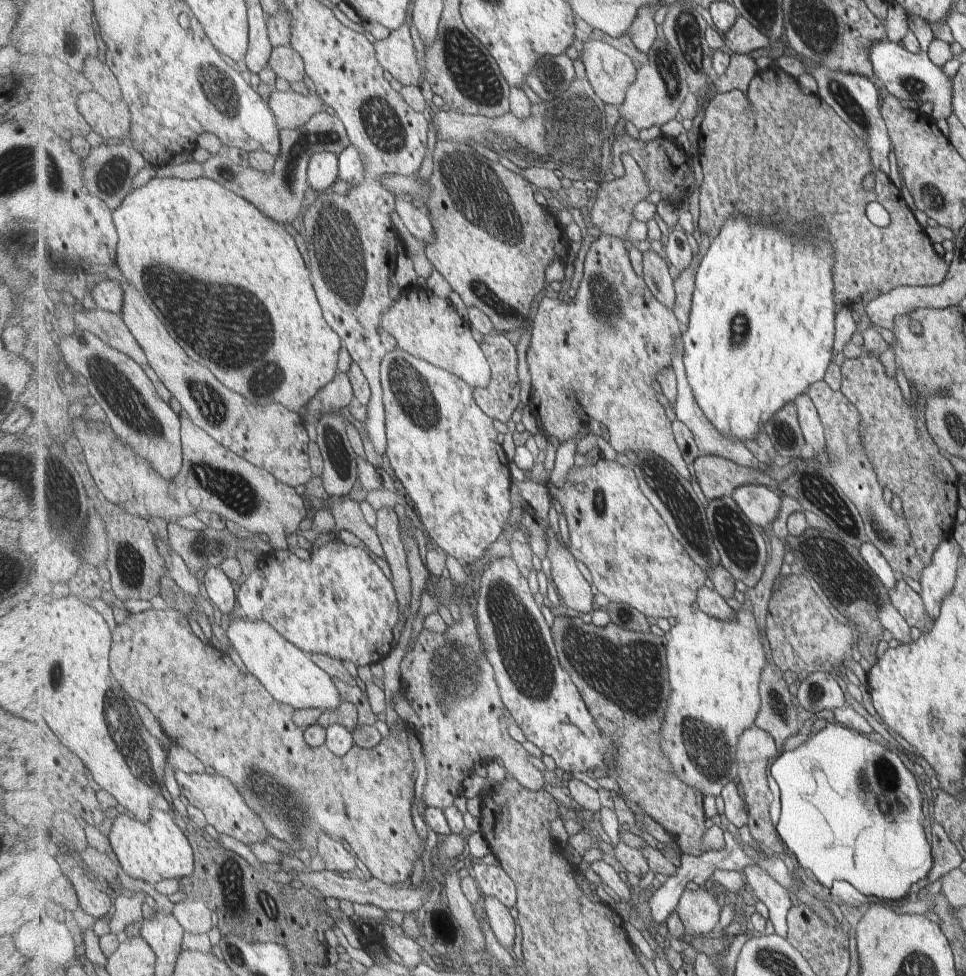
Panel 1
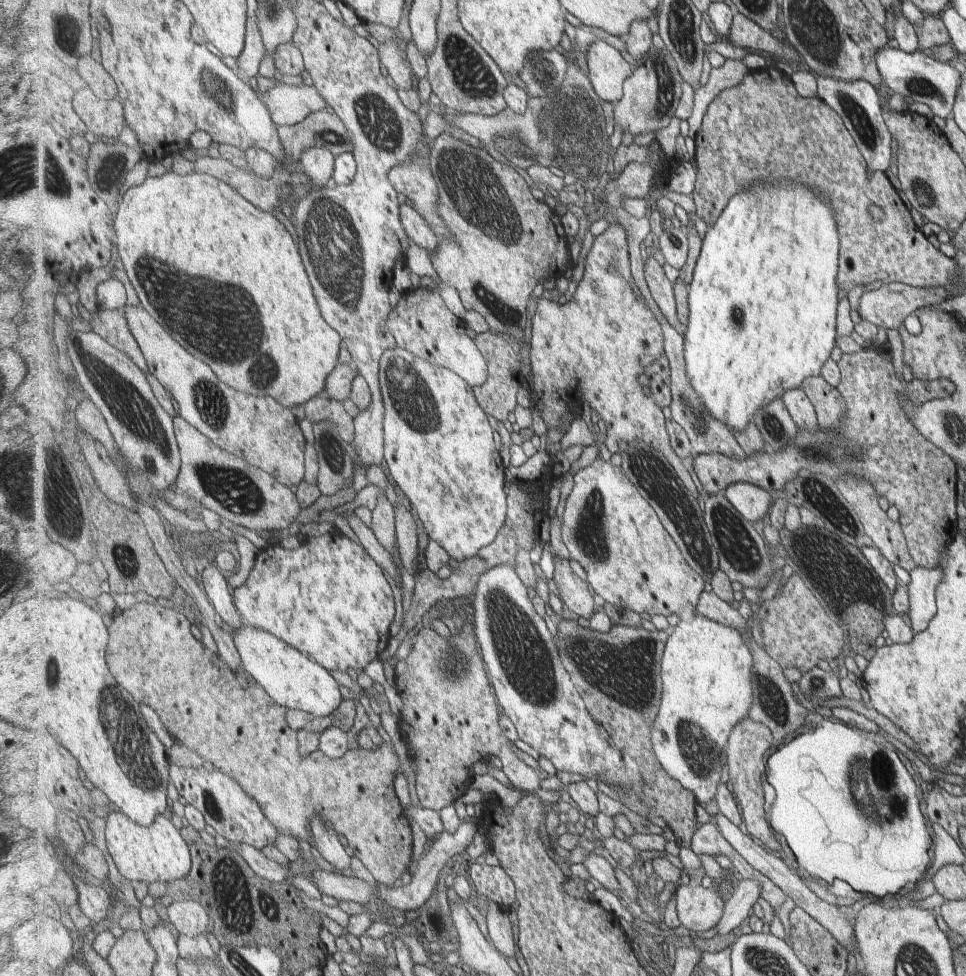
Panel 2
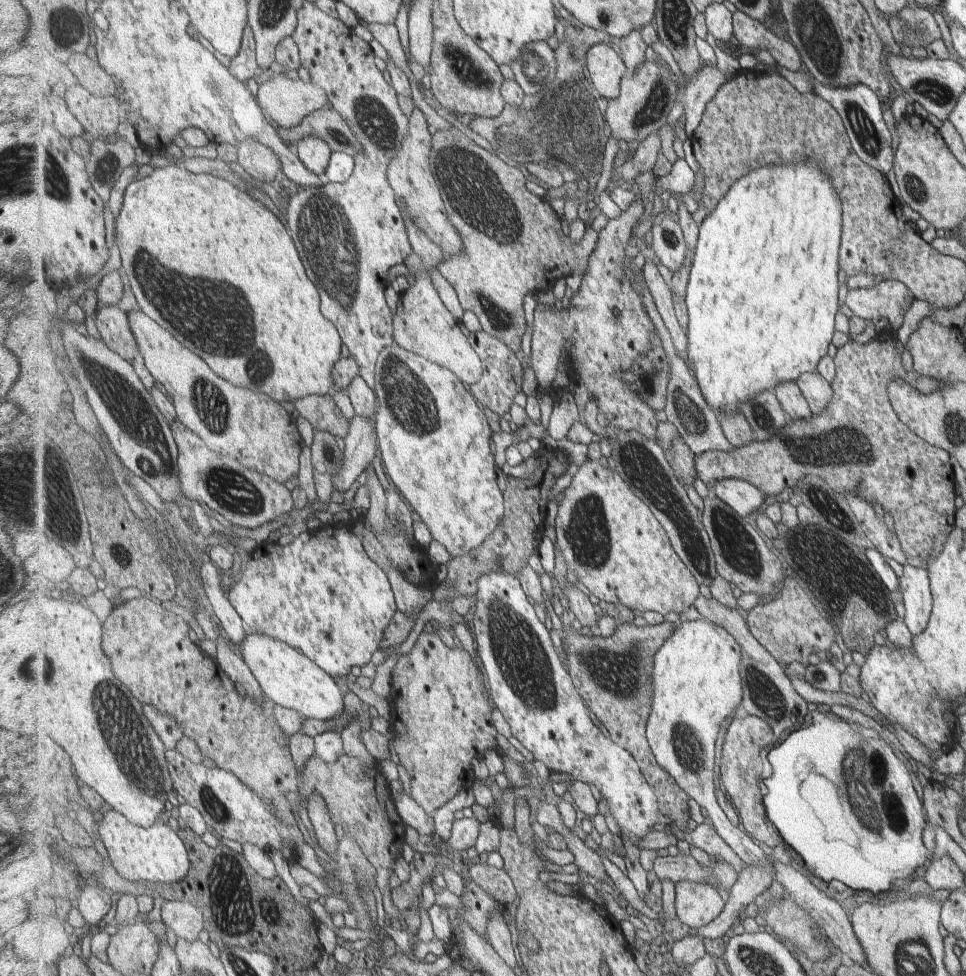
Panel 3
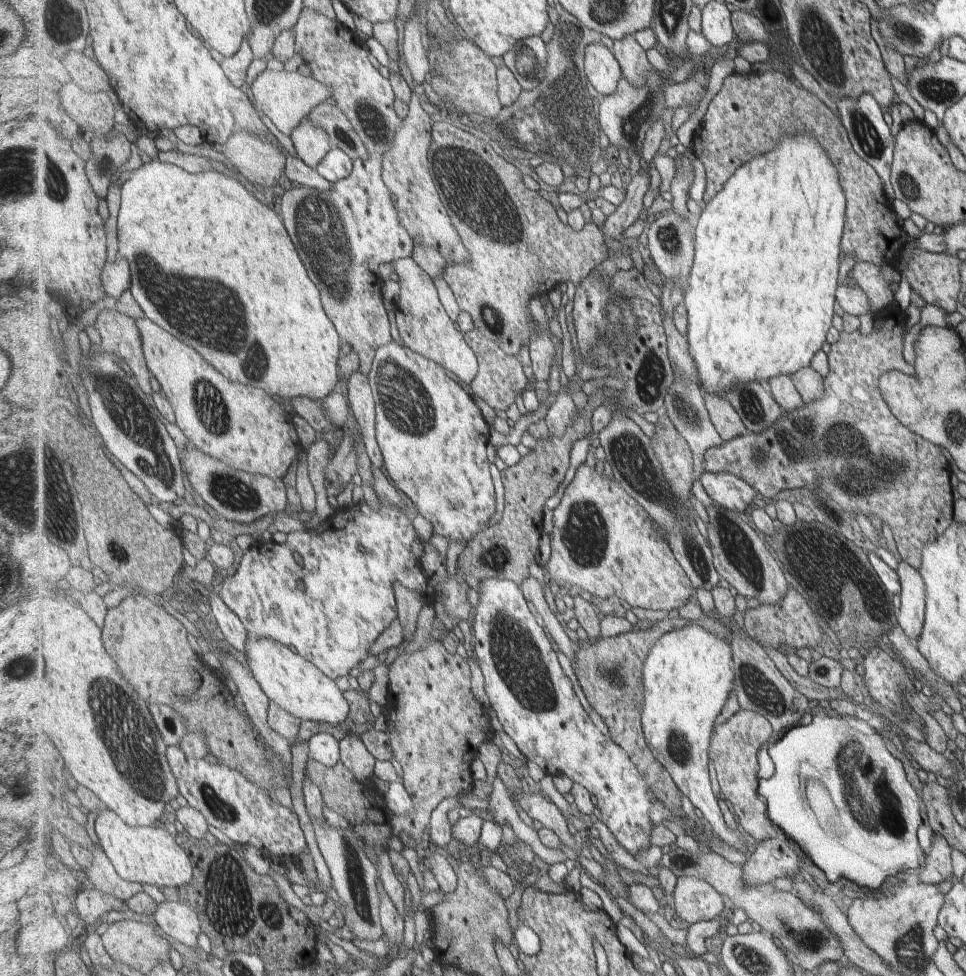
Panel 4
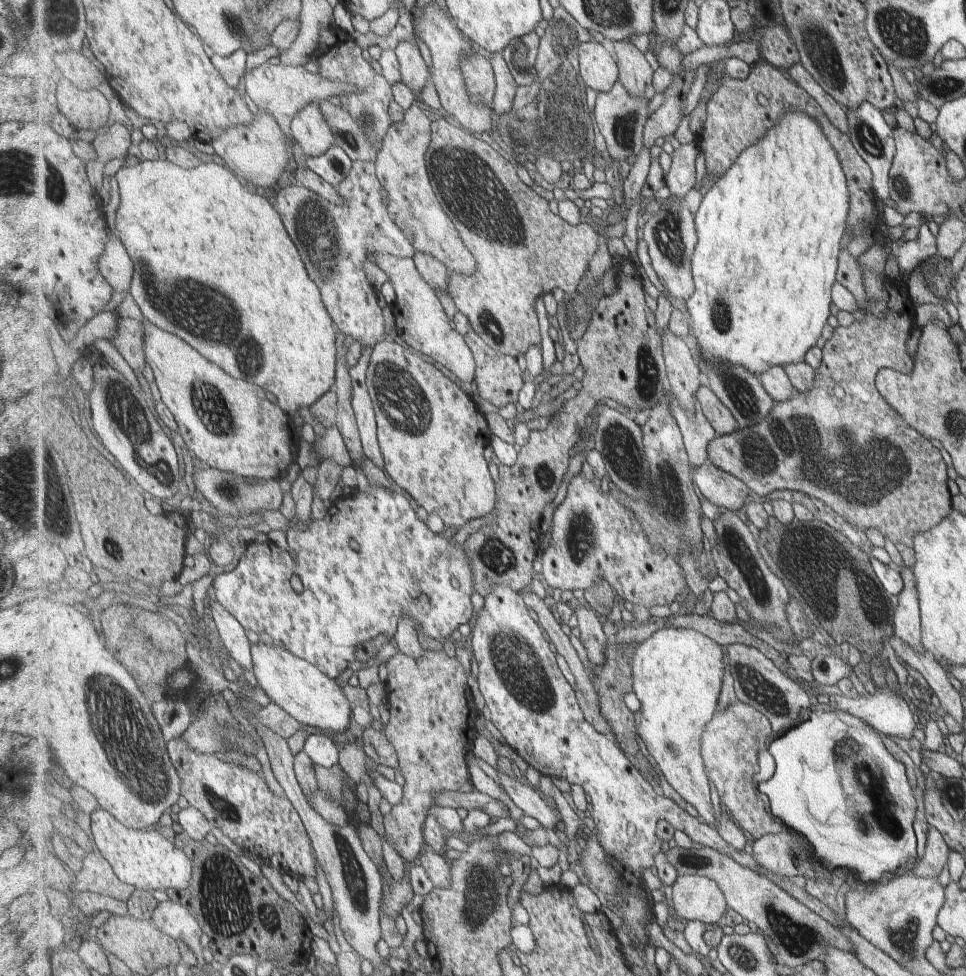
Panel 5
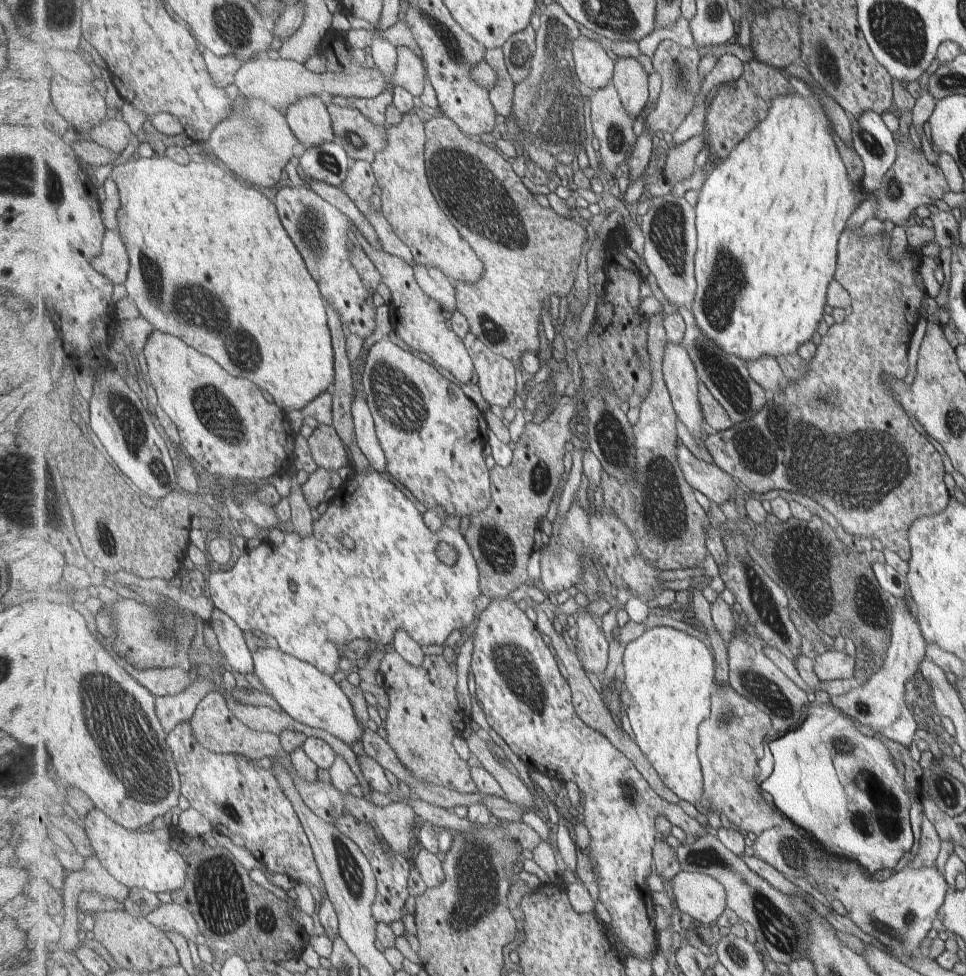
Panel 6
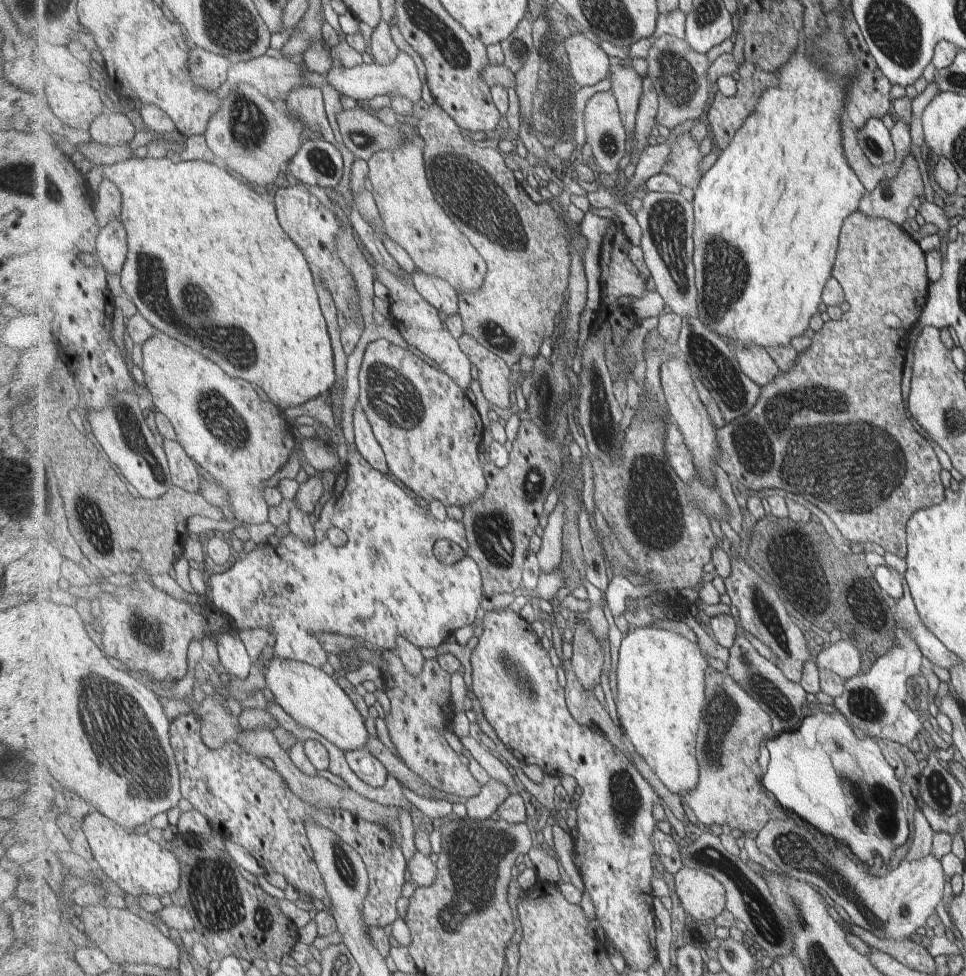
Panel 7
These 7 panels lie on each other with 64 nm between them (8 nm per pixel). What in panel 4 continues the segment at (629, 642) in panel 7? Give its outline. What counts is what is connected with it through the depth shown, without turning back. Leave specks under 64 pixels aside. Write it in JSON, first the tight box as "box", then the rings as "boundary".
{"box":[643,622,756,854],"boundary":[[[689,622],[683,628],[665,634],[655,644],[655,648],[651,650],[651,654],[647,656],[647,662],[643,666],[643,686],[646,691],[645,706],[643,706],[643,729],[647,744],[654,757],[670,772],[683,795],[692,801],[692,804],[704,815],[703,818],[714,827],[715,835],[719,835],[725,842],[737,845],[737,850],[746,854],[747,847],[755,846],[756,843],[741,828],[731,832],[718,796],[713,794],[713,788],[711,788],[713,782],[711,782],[711,774],[709,774],[711,731],[731,691],[738,692],[737,684],[735,684],[738,681],[734,668],[735,652],[731,641],[727,643],[725,640],[695,623]]]}

